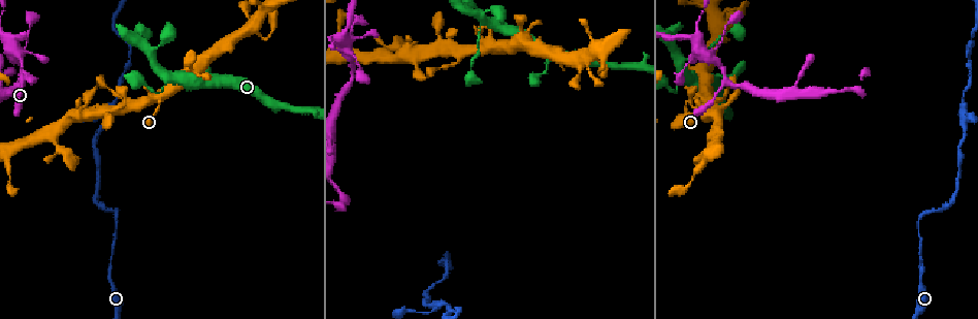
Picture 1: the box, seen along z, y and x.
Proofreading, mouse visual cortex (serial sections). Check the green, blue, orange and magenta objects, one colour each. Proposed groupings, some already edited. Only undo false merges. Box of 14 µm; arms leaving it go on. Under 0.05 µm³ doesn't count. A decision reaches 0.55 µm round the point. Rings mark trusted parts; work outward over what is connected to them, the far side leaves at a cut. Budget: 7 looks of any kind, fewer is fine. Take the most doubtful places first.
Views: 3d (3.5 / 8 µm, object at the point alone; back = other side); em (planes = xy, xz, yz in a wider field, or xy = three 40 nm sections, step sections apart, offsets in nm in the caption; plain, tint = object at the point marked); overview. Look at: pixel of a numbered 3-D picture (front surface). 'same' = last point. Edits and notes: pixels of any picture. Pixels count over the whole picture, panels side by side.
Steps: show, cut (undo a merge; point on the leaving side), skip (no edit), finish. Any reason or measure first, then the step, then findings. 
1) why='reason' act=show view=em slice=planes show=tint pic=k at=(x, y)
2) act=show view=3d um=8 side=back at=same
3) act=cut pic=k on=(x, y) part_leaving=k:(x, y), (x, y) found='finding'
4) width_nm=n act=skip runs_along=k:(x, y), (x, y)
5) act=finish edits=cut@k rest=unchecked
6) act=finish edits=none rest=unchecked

why='a fork' act=show view=3d um=3.5 pic=1 at=(965, 119)

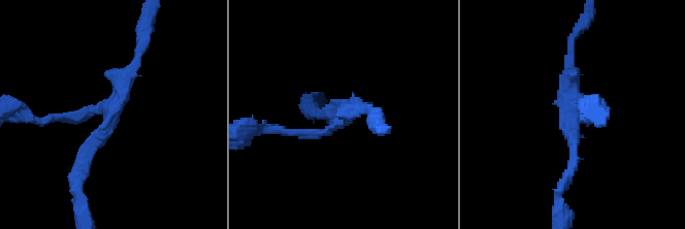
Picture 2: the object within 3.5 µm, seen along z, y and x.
arms=3 arm_widths_nm=150,150,200 act=show view=em slice=planes show=tint pic=2 at=(572, 112)

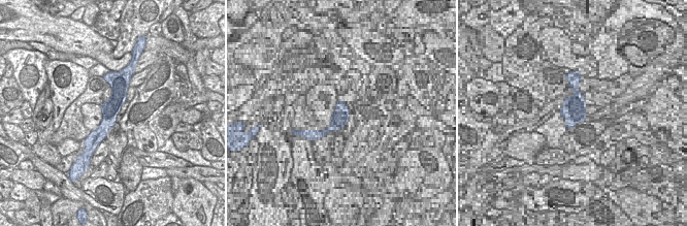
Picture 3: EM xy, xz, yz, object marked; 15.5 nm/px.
act=skip runs_along=3:(113, 81), (116, 101), (96, 142) found='one cell here'

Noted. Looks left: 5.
why='sharp bend' act=show view=3d um=3.5 pic=1 at=(15, 58)

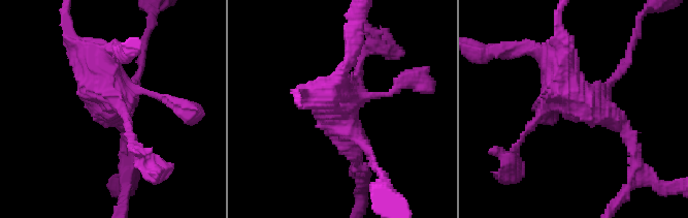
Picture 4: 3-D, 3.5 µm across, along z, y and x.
act=show view=em slice=xy step=3 show=tint pic=4 at=(108, 101)

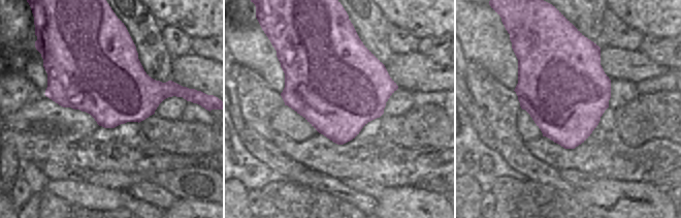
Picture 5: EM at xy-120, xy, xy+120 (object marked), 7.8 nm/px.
why='another direction' act=show view=em slice=xy step=5 show=tint at=same

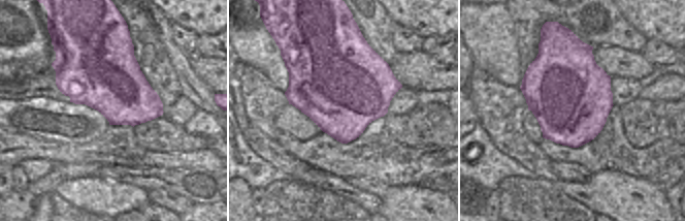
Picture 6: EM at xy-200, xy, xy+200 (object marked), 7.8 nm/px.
act=skip runs_along=4:(621, 128), (533, 49) found='one cell here'

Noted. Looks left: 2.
why='branch point' act=show view=3d um=3.5 pic=1 at=(699, 69)

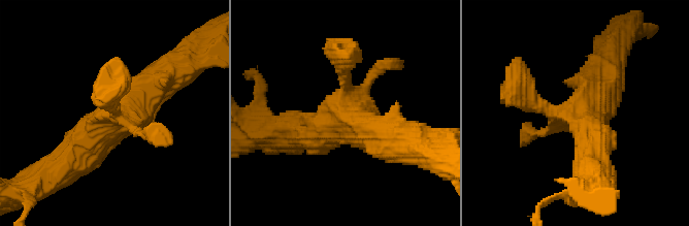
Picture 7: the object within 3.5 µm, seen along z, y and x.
act=show view=em slice=xy step=2 show=tint pic=7 at=(574, 111)

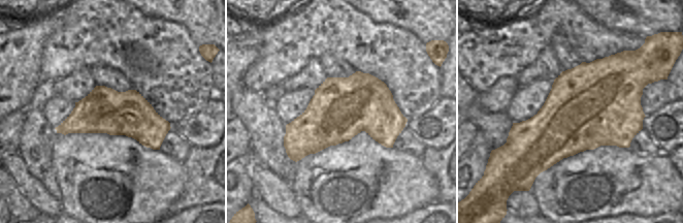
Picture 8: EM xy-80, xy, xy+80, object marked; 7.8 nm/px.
act=skip runs_along=7:(60, 169), (167, 74) found='all the same cell'

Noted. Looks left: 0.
act=finish edits=none rest=unchecked

